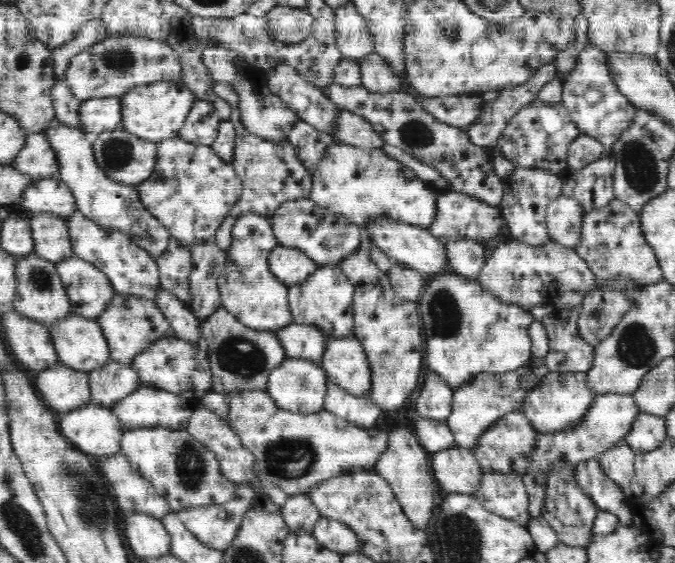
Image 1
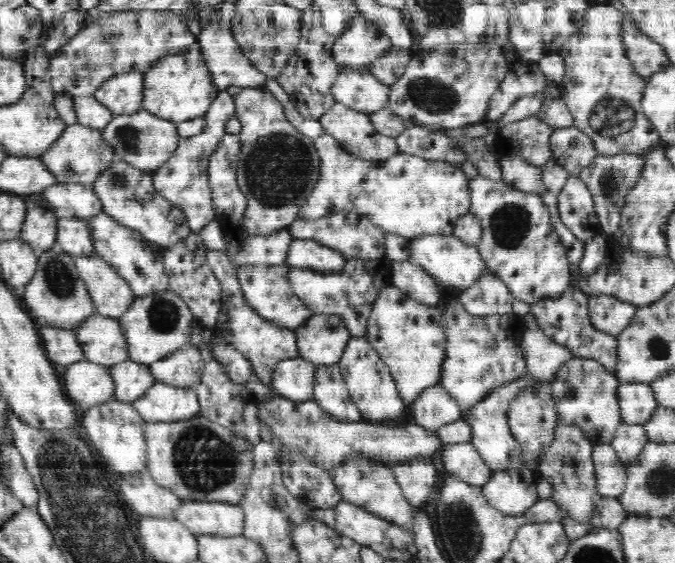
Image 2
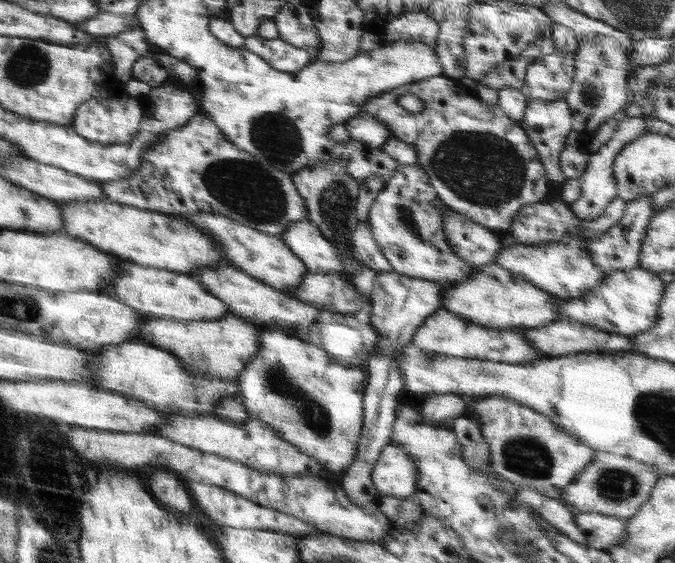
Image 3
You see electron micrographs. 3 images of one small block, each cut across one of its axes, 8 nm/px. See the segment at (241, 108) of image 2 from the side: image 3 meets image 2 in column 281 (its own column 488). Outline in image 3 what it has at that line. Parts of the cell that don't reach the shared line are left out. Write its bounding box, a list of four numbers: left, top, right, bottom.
[360,76,562,237]

